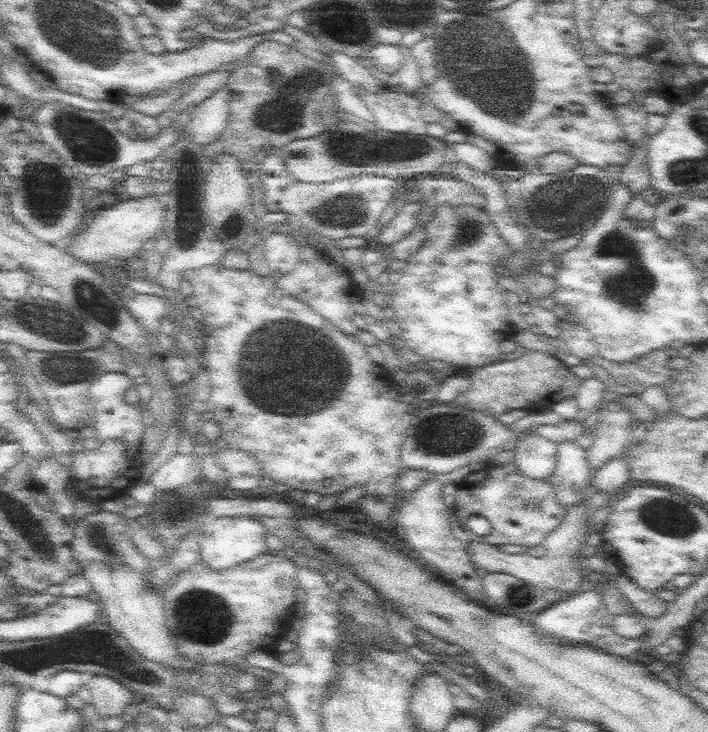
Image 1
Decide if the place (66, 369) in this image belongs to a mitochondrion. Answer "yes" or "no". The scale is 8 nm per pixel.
yes

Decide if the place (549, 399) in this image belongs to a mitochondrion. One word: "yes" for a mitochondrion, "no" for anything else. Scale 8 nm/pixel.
no

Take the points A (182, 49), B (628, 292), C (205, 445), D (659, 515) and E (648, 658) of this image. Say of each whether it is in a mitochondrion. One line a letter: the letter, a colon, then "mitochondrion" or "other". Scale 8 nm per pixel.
A: other
B: mitochondrion
C: other
D: mitochondrion
E: other

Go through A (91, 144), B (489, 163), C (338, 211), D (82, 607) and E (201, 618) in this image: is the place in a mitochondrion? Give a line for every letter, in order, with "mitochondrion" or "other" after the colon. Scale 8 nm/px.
A: mitochondrion
B: other
C: mitochondrion
D: other
E: mitochondrion

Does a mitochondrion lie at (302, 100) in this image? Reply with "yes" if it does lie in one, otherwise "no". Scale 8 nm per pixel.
yes

